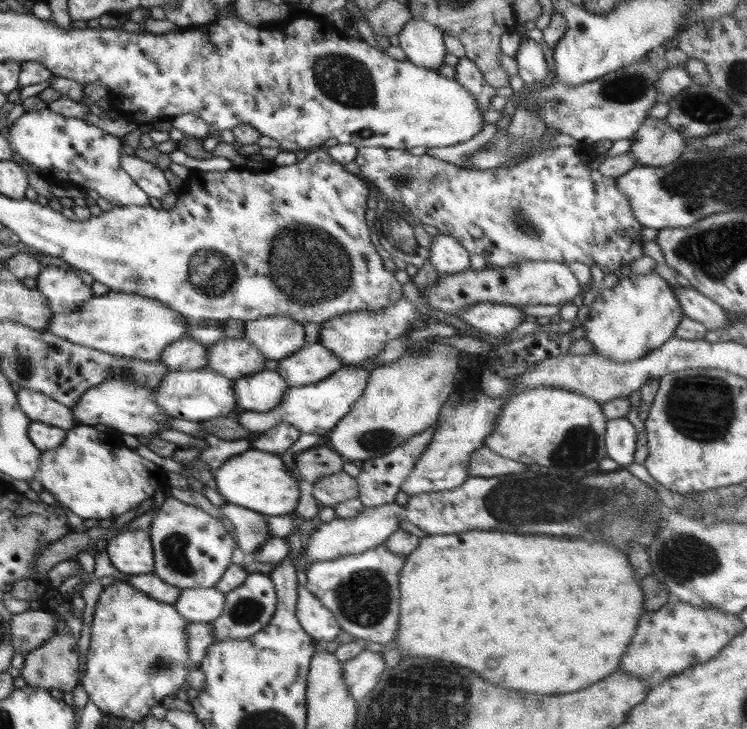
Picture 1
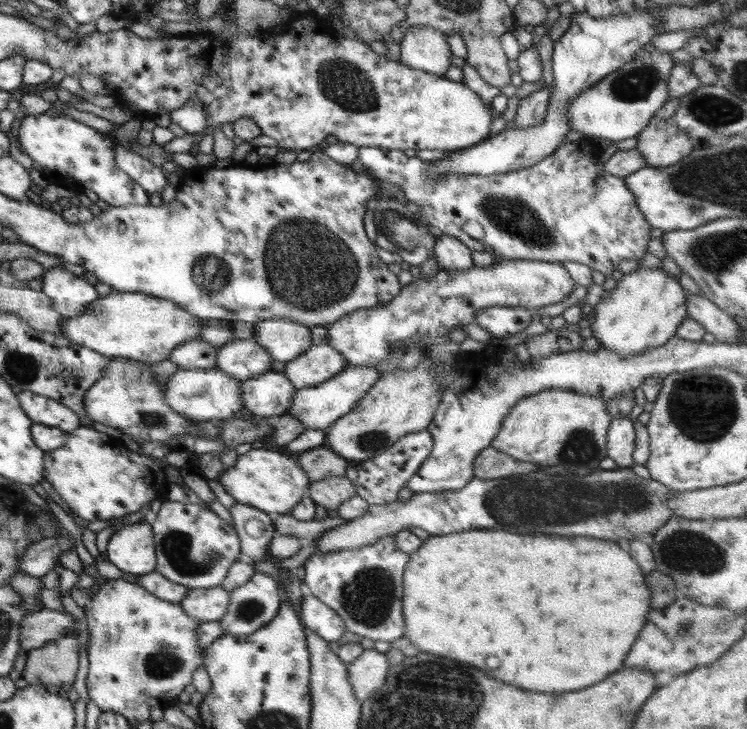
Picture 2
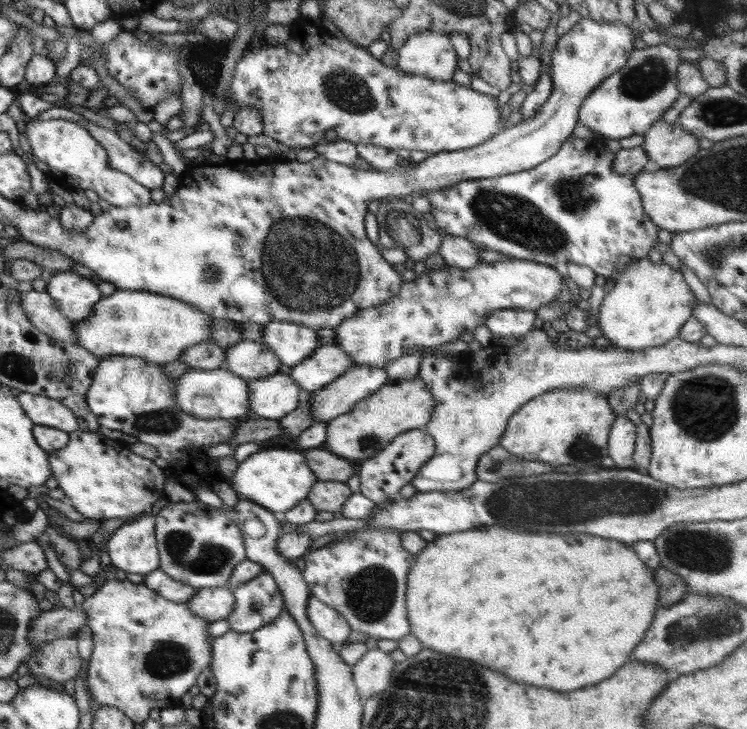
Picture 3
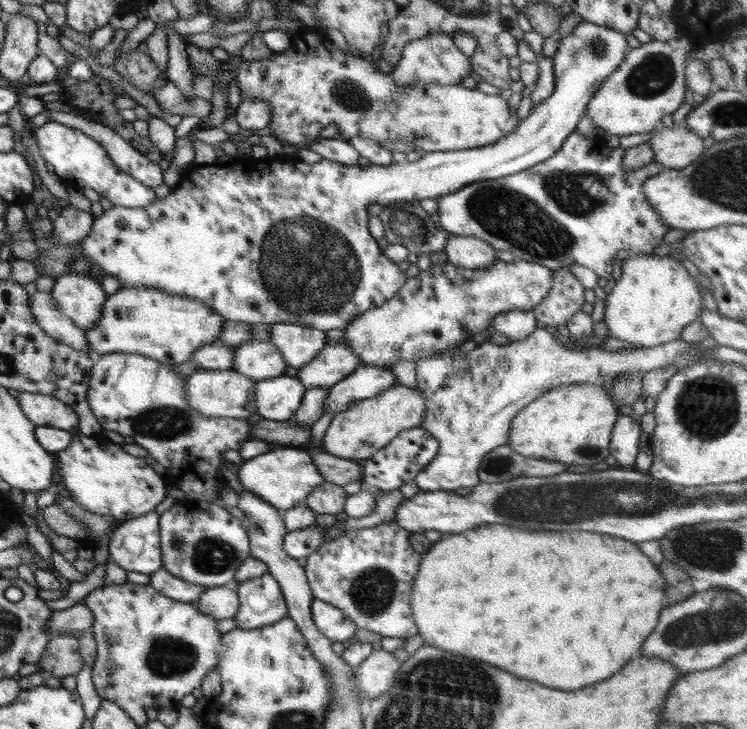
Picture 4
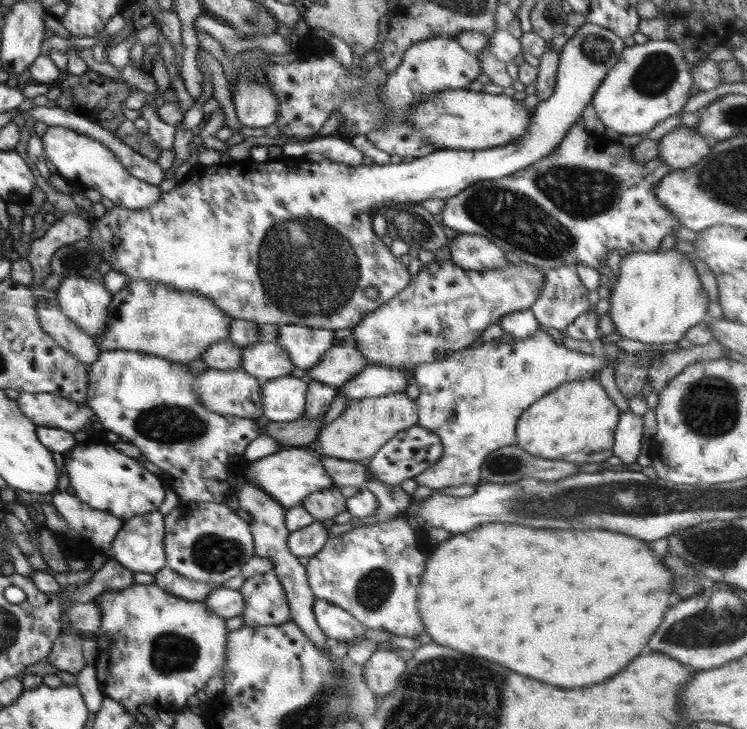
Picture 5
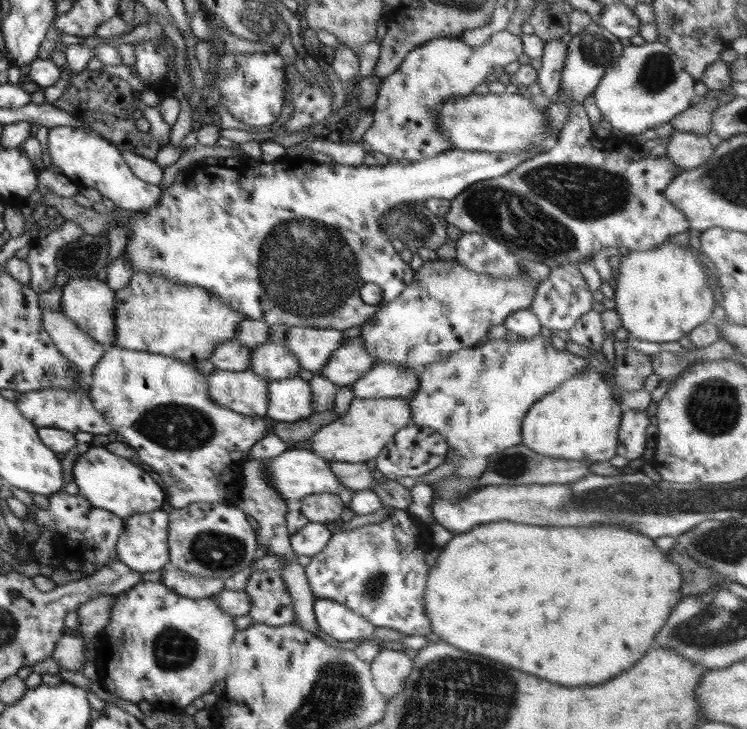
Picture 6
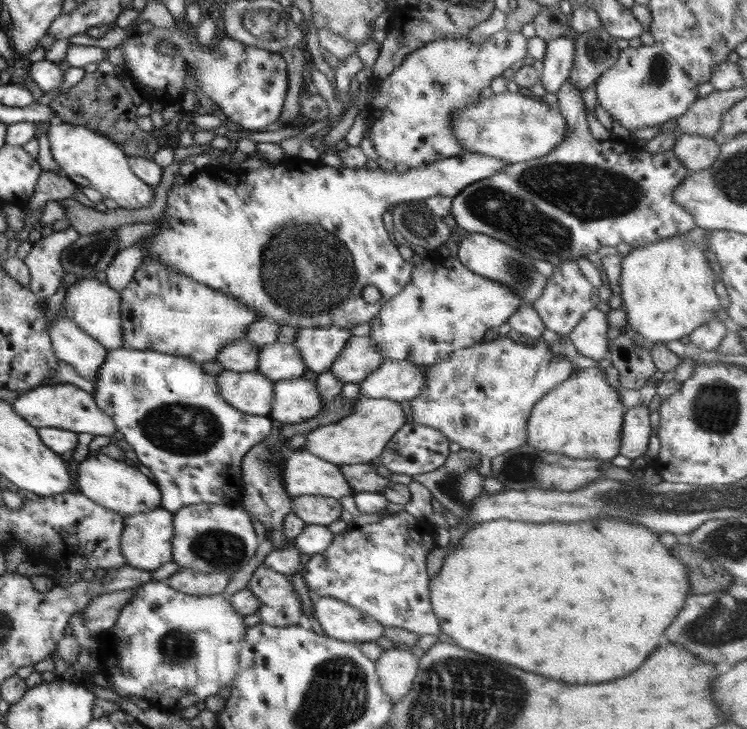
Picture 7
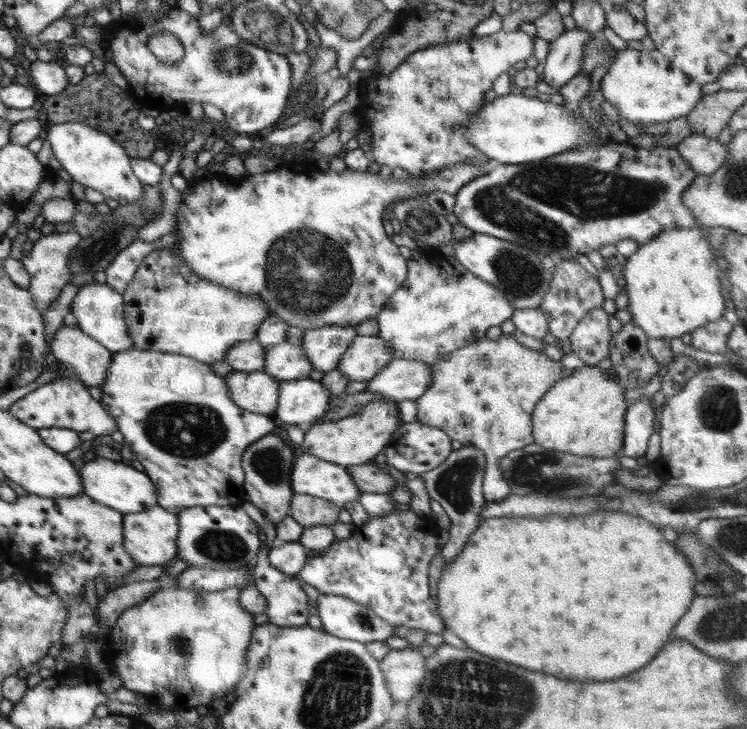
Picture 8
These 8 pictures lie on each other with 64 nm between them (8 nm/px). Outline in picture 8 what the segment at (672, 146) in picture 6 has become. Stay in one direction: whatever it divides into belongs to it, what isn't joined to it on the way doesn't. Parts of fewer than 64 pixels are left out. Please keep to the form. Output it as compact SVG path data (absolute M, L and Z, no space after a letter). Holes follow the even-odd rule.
M693 134L675 147L698 175L712 175L718 168L722 168L729 158L727 146L704 134Z

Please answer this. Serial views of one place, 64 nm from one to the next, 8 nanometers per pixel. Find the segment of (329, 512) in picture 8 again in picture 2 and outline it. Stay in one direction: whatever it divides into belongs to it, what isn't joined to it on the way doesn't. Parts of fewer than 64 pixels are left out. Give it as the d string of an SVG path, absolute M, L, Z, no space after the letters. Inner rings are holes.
M334 476L320 481L314 481L308 488L310 498L316 505L337 510L338 506L350 500L356 493L355 484L346 476Z

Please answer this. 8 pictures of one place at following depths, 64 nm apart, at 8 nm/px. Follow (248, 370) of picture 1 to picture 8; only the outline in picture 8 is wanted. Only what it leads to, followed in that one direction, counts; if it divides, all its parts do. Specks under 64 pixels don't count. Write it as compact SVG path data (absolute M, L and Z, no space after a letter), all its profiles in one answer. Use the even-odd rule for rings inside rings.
M281 342L266 347L263 371L279 381L298 380L310 376L314 370L301 345Z

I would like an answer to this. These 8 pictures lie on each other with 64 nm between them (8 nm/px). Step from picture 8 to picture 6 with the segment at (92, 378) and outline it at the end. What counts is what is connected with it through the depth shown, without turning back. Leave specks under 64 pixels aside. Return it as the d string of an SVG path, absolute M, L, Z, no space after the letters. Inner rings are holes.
M44 308L43 329L50 335L54 346L62 352L64 358L68 358L72 364L76 364L76 368L80 368L80 375L89 379L95 364L98 364L101 356L105 353L104 345L95 341L88 333L80 330L78 325L69 319L62 312L54 312L49 308Z

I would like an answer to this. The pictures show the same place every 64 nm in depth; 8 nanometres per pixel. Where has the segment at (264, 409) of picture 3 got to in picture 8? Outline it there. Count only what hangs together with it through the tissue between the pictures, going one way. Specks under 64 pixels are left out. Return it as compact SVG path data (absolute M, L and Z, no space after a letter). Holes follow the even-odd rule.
M310 377L280 381L278 408L274 419L286 426L292 424L306 428L314 420L322 418L334 396L320 383Z

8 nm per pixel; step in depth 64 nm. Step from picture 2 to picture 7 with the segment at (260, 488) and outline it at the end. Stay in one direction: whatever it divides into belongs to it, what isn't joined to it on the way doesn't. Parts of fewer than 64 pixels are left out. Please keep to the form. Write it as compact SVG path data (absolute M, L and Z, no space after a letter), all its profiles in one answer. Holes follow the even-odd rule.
M304 448L292 449L282 468L284 487L290 498L300 495L332 496L336 500L356 492L337 464L328 462Z

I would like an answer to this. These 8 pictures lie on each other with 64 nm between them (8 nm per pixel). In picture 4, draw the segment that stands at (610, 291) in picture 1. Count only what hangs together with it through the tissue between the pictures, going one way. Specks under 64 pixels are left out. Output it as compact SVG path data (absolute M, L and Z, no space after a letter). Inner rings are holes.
M631 256L623 261L620 280L611 281L604 300L608 335L639 347L655 347L681 338L682 330L705 310L698 284L686 268L667 256Z

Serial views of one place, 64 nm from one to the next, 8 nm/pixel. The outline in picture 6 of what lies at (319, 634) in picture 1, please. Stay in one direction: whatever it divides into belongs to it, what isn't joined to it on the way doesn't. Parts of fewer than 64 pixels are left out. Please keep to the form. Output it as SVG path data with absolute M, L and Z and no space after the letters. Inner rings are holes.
M316 598L313 610L319 629L339 641L368 640L377 629L364 616L334 600Z

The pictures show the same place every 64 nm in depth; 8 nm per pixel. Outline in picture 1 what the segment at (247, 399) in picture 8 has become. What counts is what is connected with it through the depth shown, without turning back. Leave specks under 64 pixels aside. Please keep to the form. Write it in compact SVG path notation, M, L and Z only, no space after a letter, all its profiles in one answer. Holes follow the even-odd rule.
M208 367L189 371L170 371L154 388L155 400L162 411L174 418L204 421L218 416L231 416L239 407L236 404L234 379L222 376Z

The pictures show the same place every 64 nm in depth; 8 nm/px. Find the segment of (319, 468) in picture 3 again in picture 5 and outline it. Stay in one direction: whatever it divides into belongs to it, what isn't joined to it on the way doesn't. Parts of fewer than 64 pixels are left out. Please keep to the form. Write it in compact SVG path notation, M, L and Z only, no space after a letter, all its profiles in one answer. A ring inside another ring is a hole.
M320 456L320 461L336 485L364 488L370 479L367 466L361 461L342 460L330 456Z

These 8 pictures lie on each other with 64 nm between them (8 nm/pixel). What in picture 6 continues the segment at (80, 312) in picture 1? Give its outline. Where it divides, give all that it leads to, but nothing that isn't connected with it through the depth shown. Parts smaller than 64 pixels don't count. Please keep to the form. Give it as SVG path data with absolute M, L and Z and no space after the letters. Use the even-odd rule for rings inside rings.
M135 272L130 282L115 293L116 338L112 344L104 344L104 350L116 345L194 363L210 358L218 344L234 340L238 324L248 319L204 287L154 273Z

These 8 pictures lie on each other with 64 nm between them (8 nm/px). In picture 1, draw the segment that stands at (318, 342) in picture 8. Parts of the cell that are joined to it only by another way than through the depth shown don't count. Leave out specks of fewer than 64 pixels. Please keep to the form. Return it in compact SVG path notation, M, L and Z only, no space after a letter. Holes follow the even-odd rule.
M264 316L264 318L256 318L256 320L246 320L244 321L244 338L258 347L267 359L277 361L292 356L306 344L304 325L288 316Z

